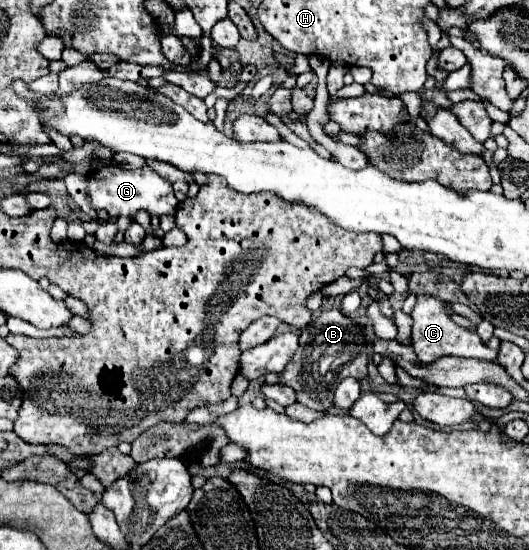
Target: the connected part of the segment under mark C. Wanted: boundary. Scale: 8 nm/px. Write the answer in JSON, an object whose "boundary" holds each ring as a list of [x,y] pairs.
{"boundary":[[[417,296],[415,308],[411,312],[413,318],[413,348],[419,354],[419,360],[425,362],[435,362],[441,356],[459,356],[459,358],[477,358],[494,362],[497,359],[498,351],[487,348],[481,338],[473,330],[465,330],[459,324],[455,324],[447,312],[445,306],[439,298],[433,296]]]}

